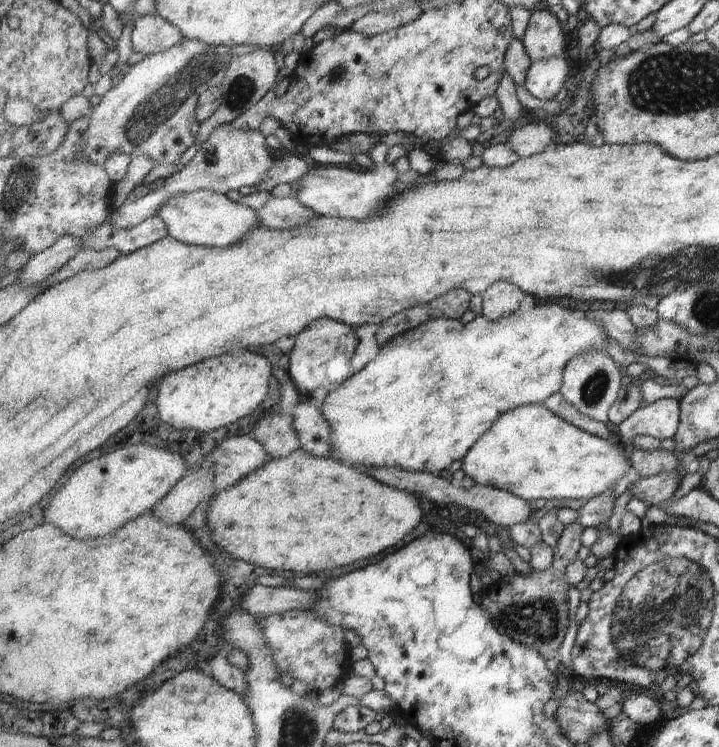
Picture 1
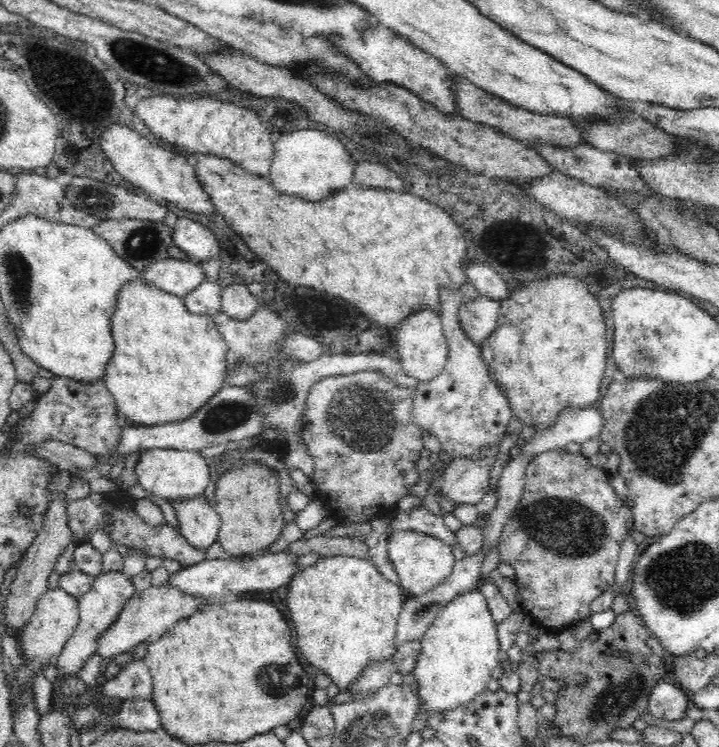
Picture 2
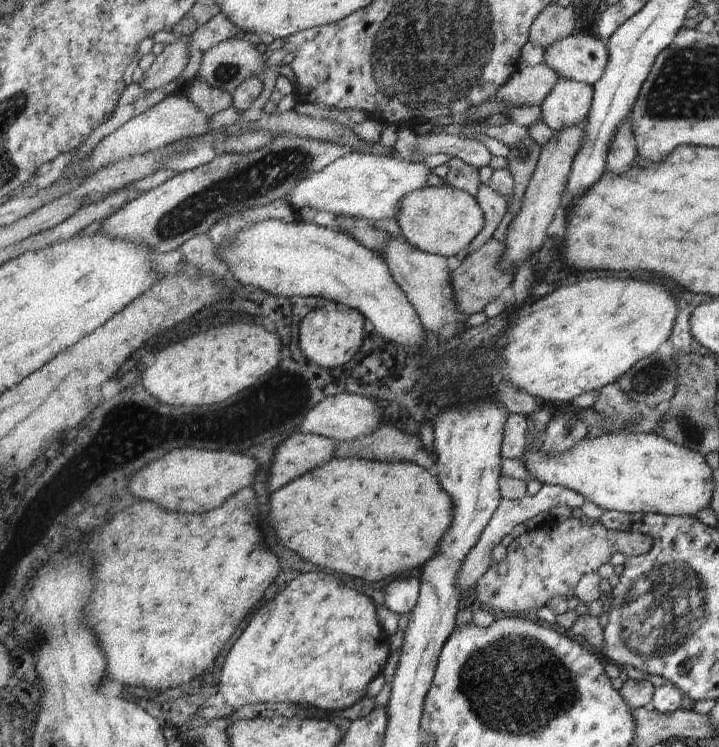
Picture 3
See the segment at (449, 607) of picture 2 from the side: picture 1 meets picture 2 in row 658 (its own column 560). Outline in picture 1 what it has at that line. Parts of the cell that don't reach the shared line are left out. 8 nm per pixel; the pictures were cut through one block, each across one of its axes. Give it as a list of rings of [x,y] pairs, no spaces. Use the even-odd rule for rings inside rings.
[[[543,404],[520,406],[510,410],[474,444],[470,453],[462,460],[461,468],[476,484],[489,485],[509,491],[515,496],[533,502],[533,500],[547,500],[553,498],[579,498],[589,501],[607,488],[614,487],[633,467],[633,458],[625,458],[620,441],[616,438],[614,444],[607,440],[588,434],[587,432],[565,422]]]

